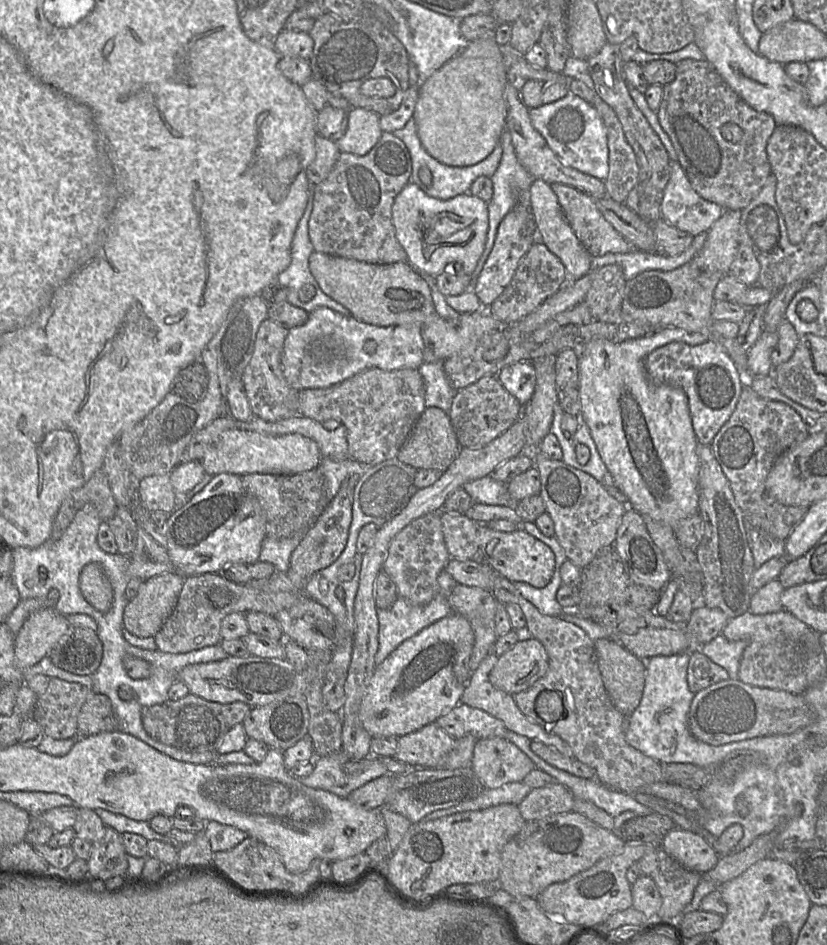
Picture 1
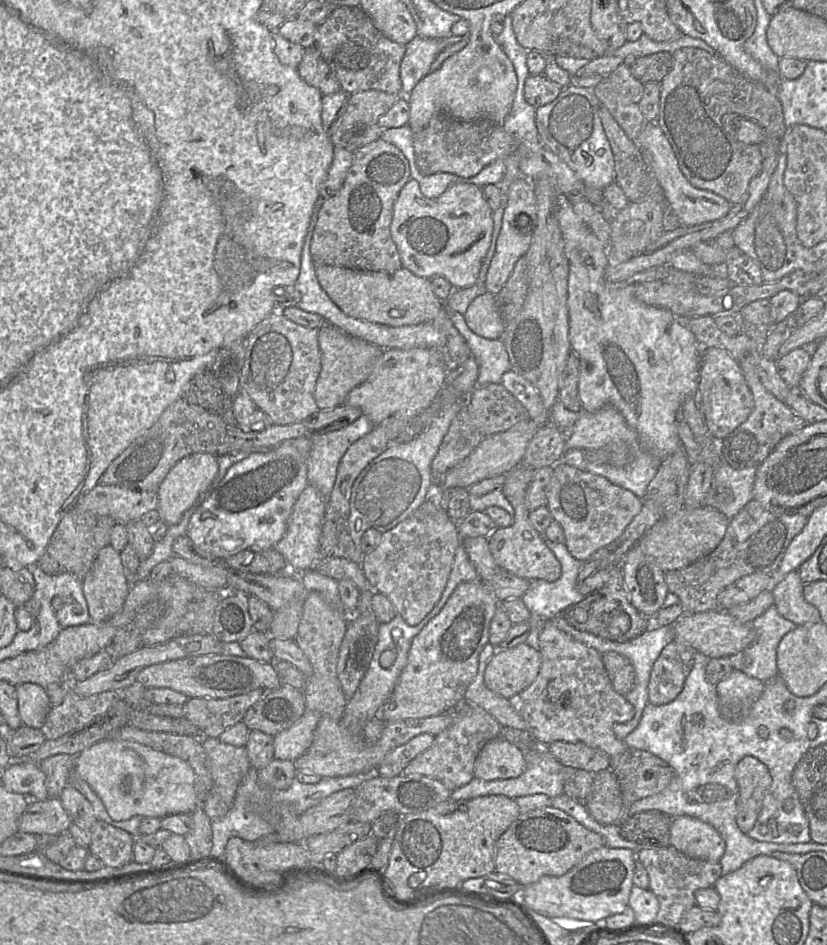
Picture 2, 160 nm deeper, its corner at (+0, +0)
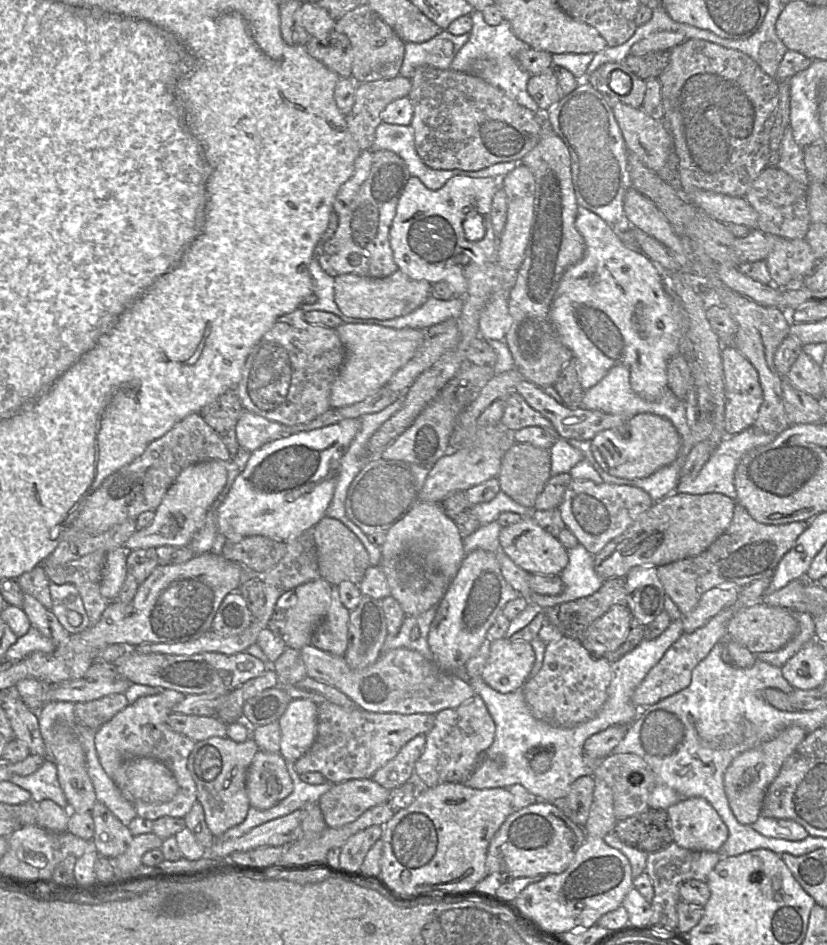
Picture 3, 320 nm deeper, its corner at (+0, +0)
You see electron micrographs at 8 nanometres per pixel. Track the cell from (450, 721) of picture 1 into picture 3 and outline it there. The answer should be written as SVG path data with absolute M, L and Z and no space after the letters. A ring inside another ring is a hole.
M330 702L321 703L318 705L316 739L308 752L294 763L295 770L299 775L319 772L332 784L371 778L410 740L427 735L434 728L435 720L434 714L376 713L359 707L347 710Z

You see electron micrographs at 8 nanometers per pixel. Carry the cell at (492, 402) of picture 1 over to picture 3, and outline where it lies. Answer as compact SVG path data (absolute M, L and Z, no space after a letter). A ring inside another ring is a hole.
M516 392L508 396L499 424L509 432L537 426L546 430L555 439L559 438L552 423L538 411L532 409L525 399Z

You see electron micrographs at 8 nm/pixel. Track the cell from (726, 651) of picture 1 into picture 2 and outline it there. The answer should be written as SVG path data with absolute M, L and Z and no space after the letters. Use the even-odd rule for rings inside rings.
M772 606L751 621L756 632L754 641L743 651L728 657L733 669L766 682L778 675L776 652L779 642L797 625L781 616ZM744 654L751 657L751 663L745 664Z

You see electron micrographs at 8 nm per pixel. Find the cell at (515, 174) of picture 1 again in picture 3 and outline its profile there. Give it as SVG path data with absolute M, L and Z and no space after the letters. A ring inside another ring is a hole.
M474 10L470 15L472 29L469 32L469 39L454 56L449 69L468 73L471 61L474 59L487 59L493 65L494 75L488 79L484 79L485 81L499 88L509 98L515 100L518 104L528 108L534 113L544 113L539 109L538 105L527 91L527 83L532 75L524 70L518 62L518 54L528 49L529 46L514 34L508 21L503 20L496 26L490 26L484 21L482 12Z

